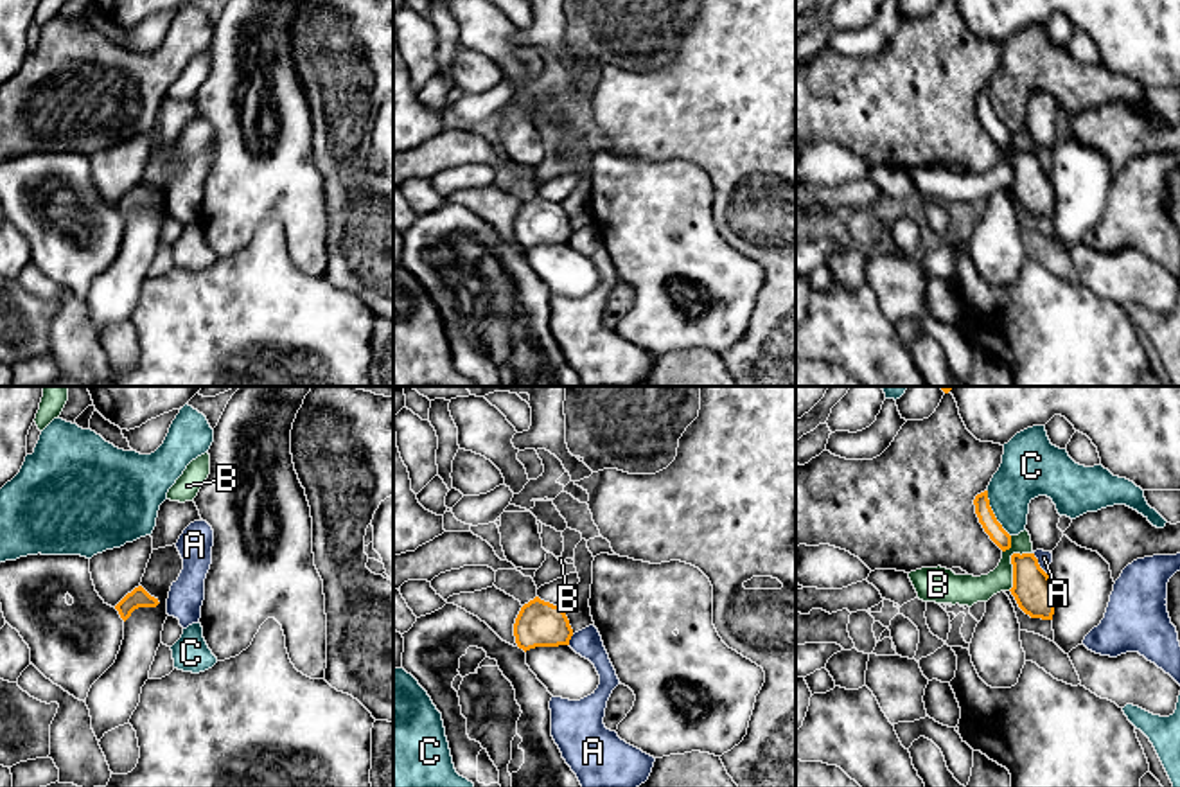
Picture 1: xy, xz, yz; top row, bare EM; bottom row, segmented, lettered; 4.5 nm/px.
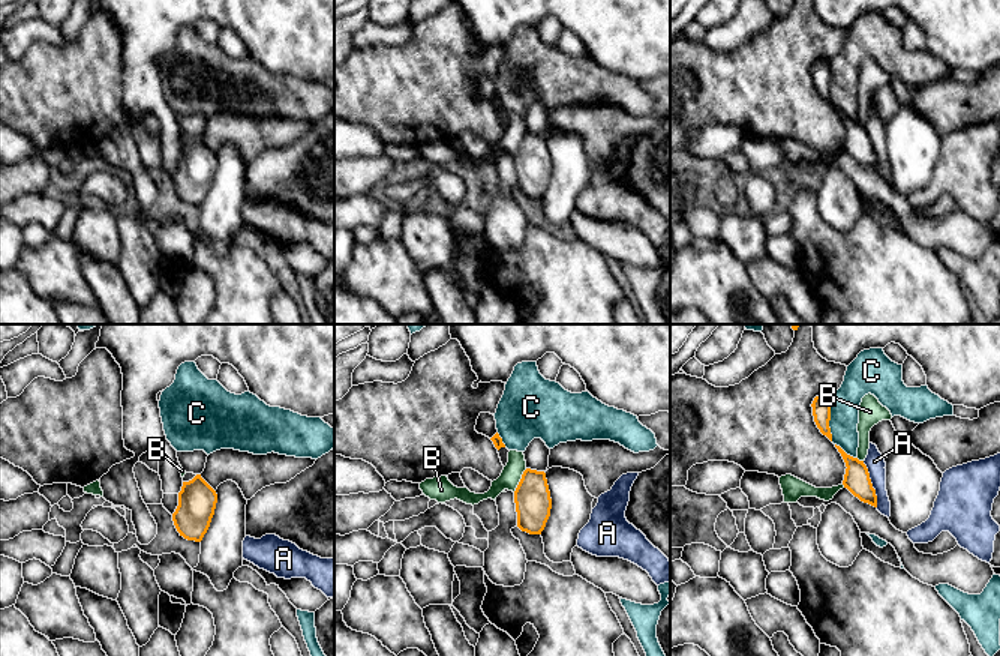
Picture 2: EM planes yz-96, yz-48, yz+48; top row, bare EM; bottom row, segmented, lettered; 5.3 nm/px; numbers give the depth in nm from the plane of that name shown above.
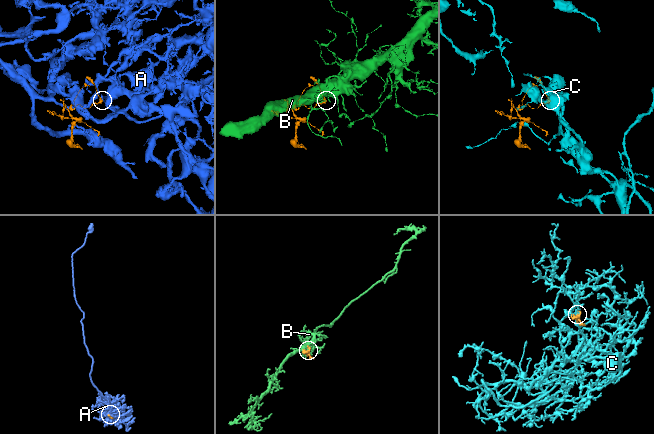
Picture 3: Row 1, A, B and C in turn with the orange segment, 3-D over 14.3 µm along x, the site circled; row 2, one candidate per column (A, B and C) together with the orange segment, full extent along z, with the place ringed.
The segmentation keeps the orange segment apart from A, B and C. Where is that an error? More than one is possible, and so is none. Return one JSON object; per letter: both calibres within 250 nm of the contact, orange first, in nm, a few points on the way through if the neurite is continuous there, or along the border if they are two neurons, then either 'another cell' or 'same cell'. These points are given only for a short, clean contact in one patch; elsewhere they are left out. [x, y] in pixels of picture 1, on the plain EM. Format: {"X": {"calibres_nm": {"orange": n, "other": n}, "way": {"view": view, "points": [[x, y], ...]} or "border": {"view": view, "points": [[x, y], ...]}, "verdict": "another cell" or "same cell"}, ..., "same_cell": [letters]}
{"A": {"calibres_nm": {"orange": 180, "other": 60}, "verdict": "another cell"}, "B": {"calibres_nm": {"orange": 180, "other": 140}, "border": {"view": "yz", "points": [[1031, 150], [1012, 153], [1012, 184], [1008, 187]]}, "verdict": "another cell"}, "C": {"calibres_nm": {"orange": 80, "other": 240}, "verdict": "another cell"}, "same_cell": []}

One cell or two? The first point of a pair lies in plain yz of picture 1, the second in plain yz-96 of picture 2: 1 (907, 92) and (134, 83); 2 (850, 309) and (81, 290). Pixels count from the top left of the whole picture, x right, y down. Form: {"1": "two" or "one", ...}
{"1": "two", "2": "one"}

